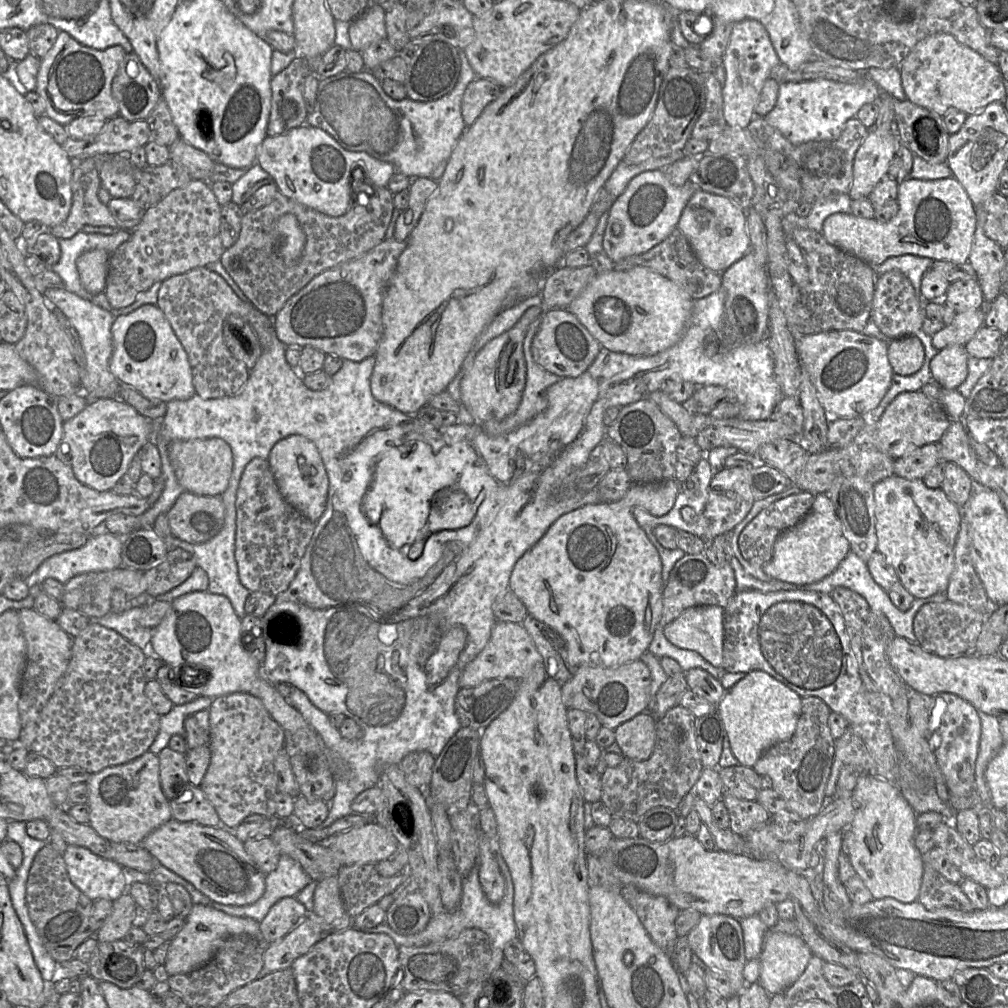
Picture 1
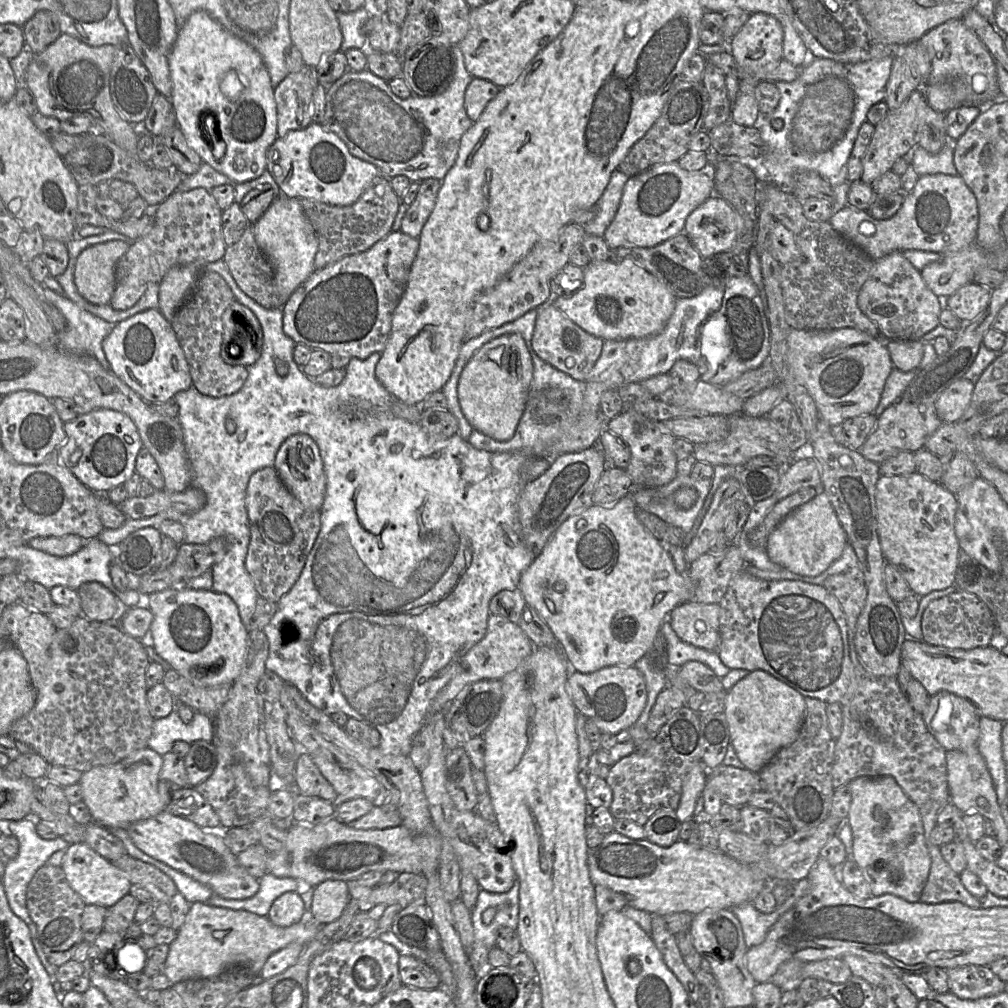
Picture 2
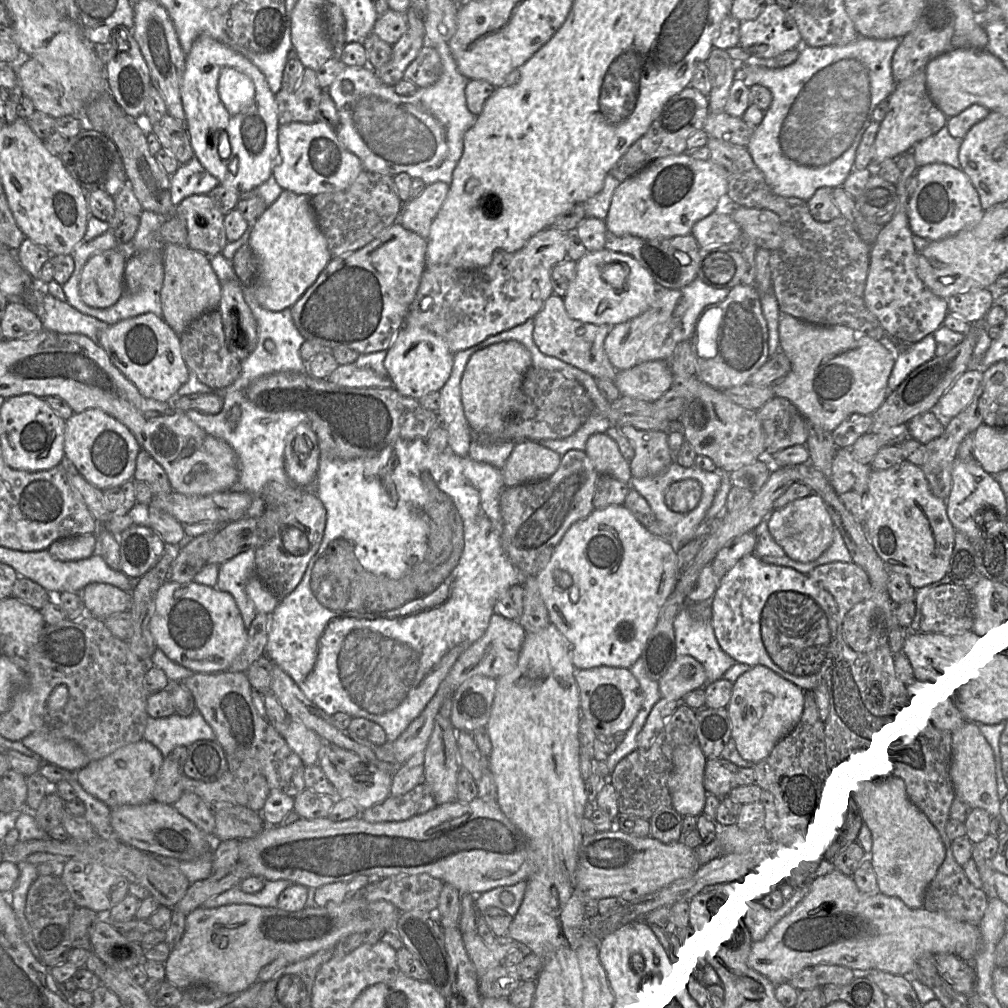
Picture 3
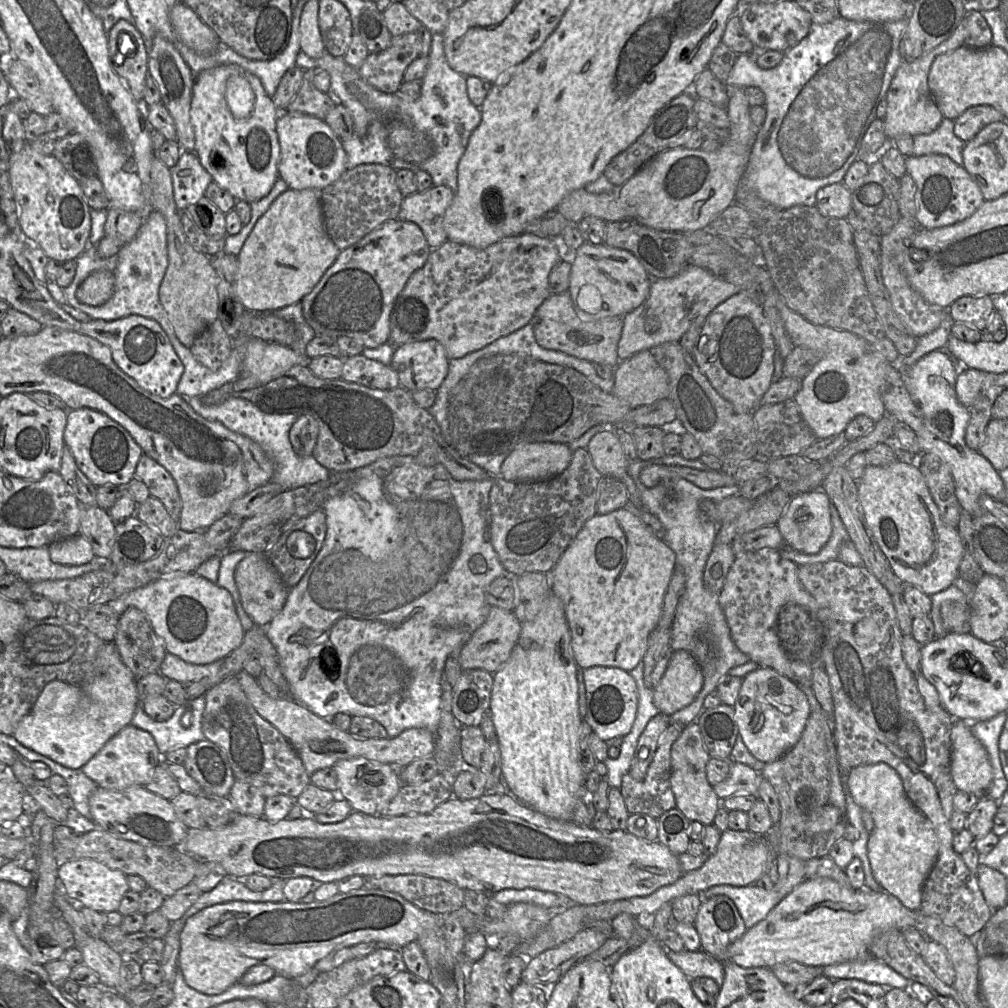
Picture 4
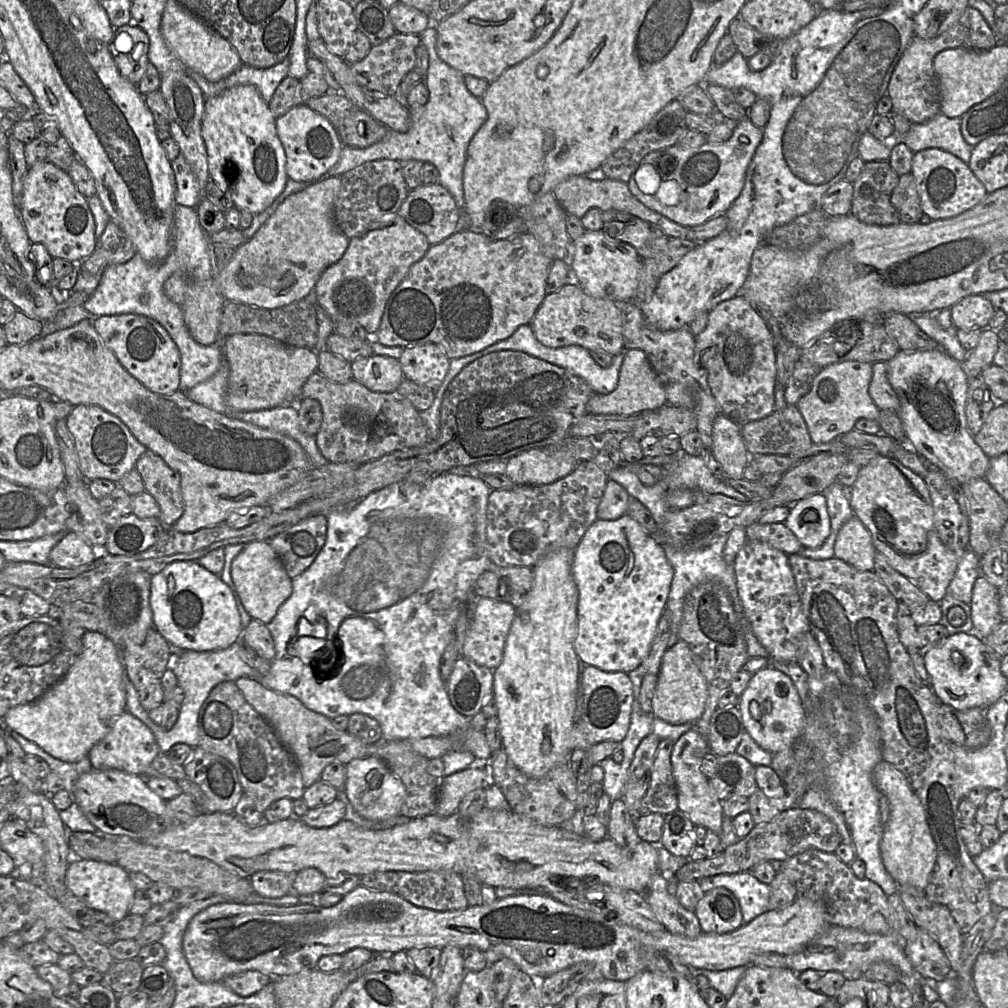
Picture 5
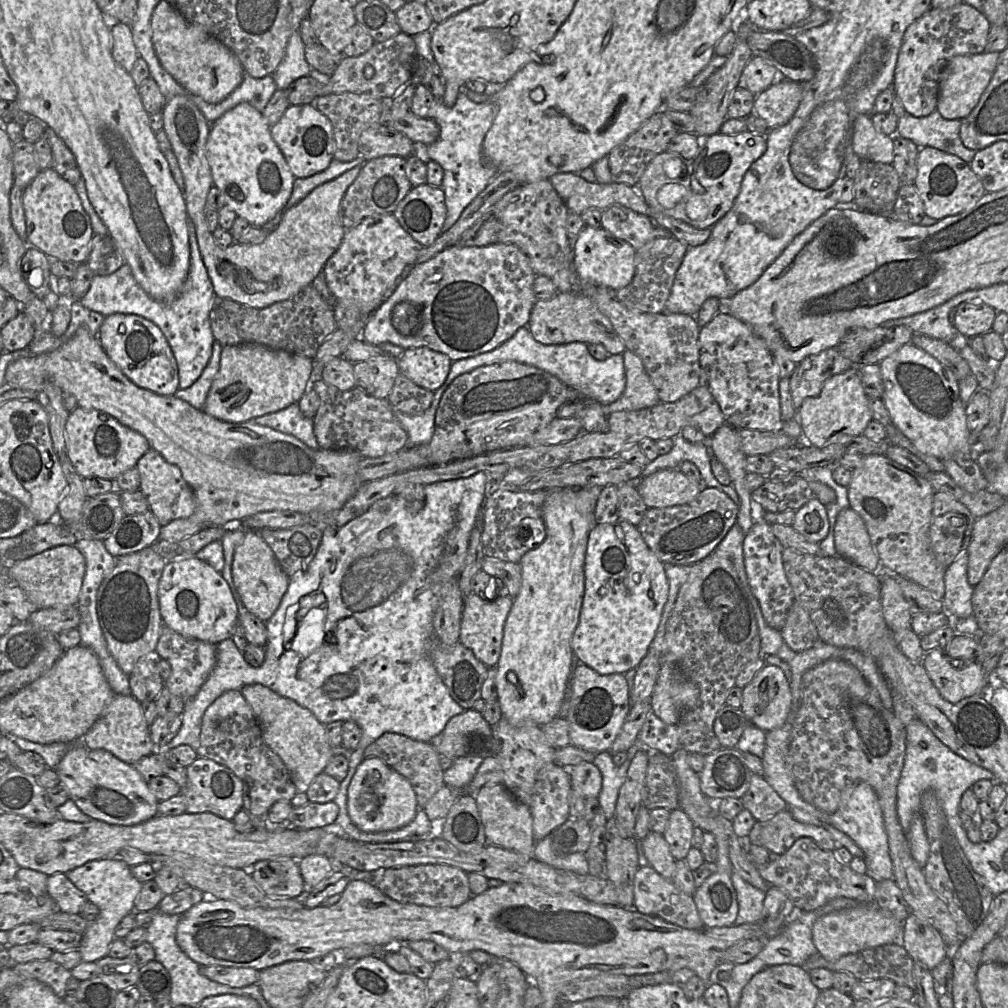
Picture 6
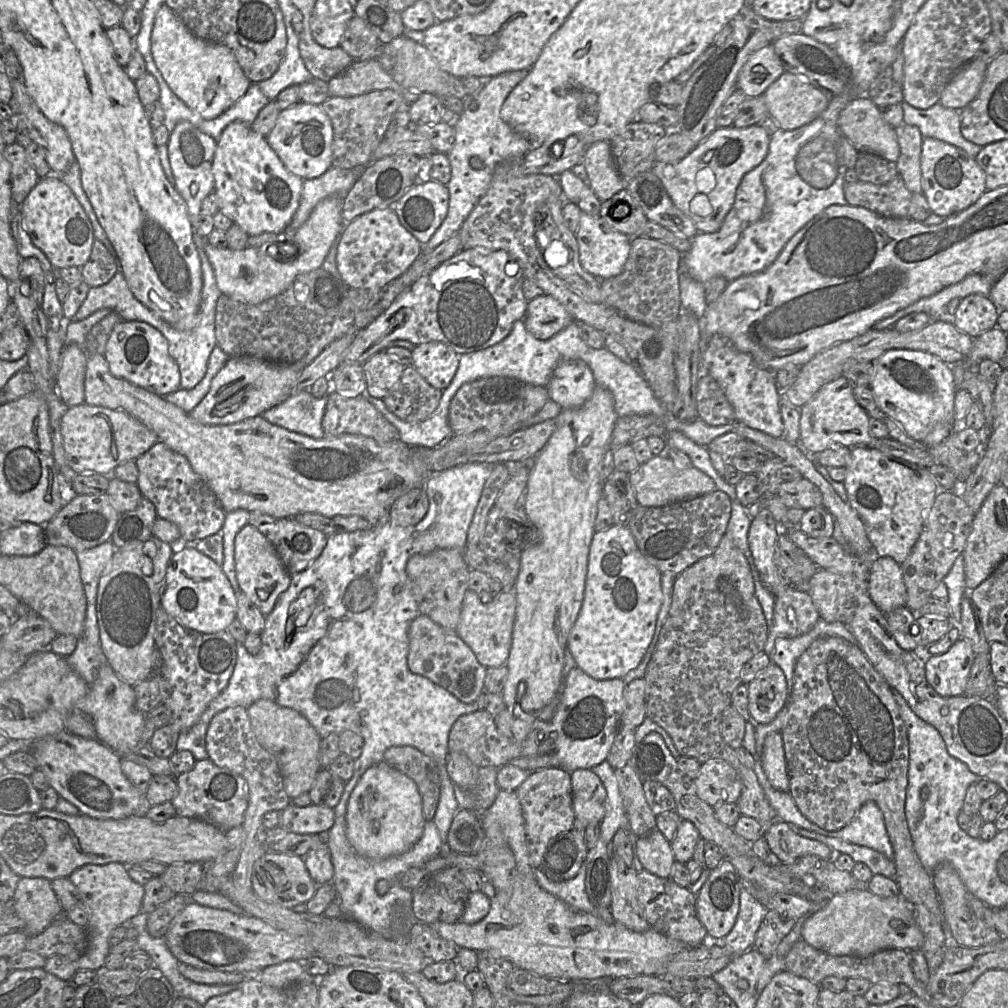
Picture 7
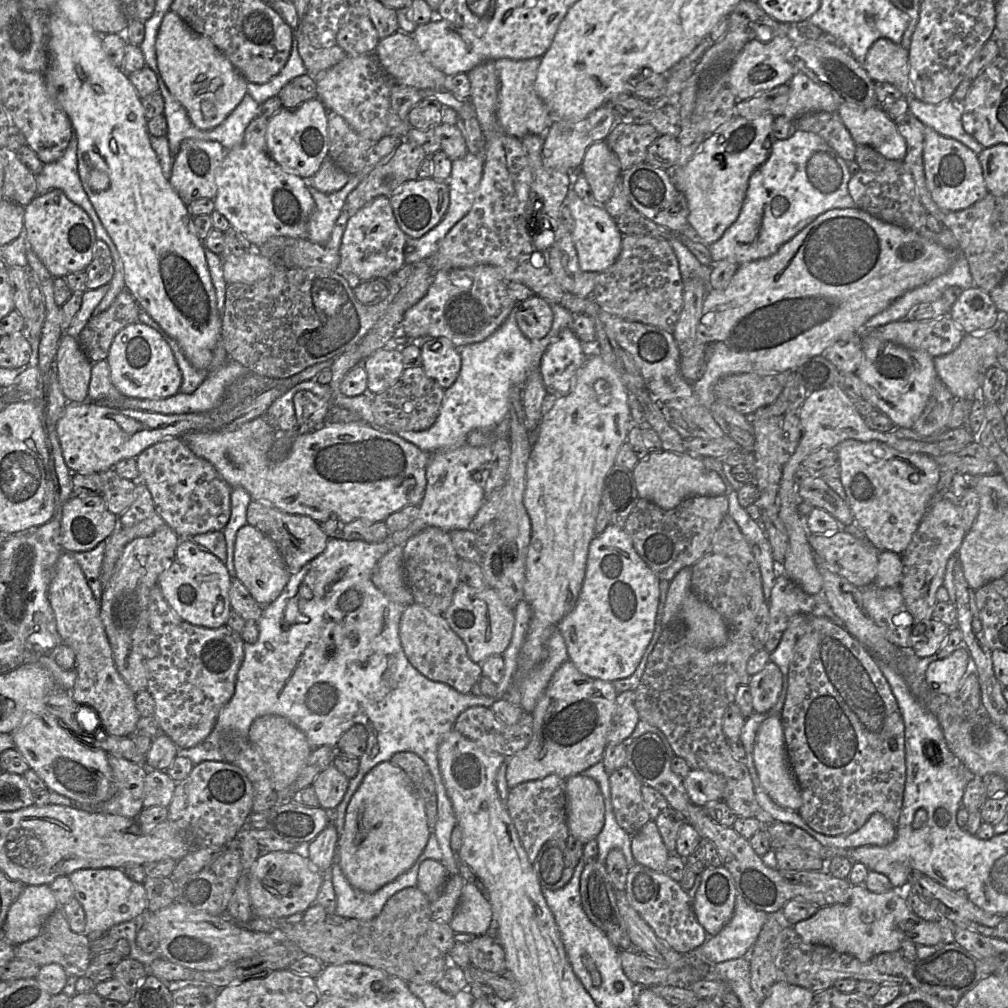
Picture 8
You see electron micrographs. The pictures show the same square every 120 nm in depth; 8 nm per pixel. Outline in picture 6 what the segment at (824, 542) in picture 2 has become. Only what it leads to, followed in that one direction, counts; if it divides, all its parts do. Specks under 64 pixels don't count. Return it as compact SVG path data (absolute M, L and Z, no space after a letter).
M813 498L795 512L791 525L809 542L819 544L829 533L827 508L817 498Z

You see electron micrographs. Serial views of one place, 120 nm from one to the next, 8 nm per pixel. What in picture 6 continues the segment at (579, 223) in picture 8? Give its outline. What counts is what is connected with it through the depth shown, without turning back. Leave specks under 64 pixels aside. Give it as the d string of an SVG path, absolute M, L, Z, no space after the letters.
M586 225L574 241L574 269L585 283L618 290L629 285L635 275L636 249L627 241L615 237L603 227Z

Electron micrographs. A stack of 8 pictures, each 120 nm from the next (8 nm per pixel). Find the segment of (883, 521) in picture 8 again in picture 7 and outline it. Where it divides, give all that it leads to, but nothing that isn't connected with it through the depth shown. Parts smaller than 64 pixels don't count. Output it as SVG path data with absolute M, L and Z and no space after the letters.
M857 446L851 449L850 460L845 467L846 477L843 485L847 492L848 503L862 520L867 537L878 557L890 557L902 564L916 543L925 519L935 499L937 481L927 468L911 462L888 456L868 446Z

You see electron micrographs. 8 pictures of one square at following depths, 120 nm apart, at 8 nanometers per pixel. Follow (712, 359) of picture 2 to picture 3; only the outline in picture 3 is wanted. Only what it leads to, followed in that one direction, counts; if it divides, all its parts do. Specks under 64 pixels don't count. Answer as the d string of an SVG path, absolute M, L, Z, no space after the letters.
M720 307L708 308L701 315L697 322L695 333L690 339L692 343L692 352L695 356L695 349L701 358L711 359L717 353L717 333L722 319L723 311Z

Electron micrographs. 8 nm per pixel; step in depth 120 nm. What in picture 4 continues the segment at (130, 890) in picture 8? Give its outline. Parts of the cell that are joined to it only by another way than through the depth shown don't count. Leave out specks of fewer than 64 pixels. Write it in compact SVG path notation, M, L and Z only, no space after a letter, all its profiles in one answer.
M73 859L58 868L58 878L69 898L80 907L87 907L100 913L117 911L122 898L130 890L127 875L117 869L93 859Z

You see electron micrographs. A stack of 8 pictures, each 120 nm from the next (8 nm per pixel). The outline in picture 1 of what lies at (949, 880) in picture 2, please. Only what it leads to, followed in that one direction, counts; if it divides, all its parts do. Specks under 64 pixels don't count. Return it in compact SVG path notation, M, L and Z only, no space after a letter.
M926 861L918 901L927 909L948 907L964 912L975 910L960 884L948 881Z

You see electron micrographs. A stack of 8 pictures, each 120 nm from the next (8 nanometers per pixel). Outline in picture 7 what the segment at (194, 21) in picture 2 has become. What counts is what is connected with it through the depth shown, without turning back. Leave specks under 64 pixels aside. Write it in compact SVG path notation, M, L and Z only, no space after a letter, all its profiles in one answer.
M234 121L224 128L216 141L211 170L218 211L248 236L281 233L292 220L299 205L303 180L284 167L266 137L254 132L250 125Z

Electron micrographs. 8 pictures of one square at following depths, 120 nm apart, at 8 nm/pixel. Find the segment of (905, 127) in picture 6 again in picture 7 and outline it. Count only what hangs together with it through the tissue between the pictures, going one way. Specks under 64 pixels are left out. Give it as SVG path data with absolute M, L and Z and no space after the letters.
M902 101L903 121L919 128L924 138L935 138L952 144L975 158L981 147L967 141L961 134L960 111L946 108L940 103L927 108L917 109Z

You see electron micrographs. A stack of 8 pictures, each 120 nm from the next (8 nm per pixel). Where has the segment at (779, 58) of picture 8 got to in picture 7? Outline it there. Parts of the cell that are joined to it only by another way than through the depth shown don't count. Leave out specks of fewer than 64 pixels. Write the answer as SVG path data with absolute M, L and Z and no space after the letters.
M769 44L754 52L743 65L738 75L737 87L747 98L758 97L784 72L773 45Z

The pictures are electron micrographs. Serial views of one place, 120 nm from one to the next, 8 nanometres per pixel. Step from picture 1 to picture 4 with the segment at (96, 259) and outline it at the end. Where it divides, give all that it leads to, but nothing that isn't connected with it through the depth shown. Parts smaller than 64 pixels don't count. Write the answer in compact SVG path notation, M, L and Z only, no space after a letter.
M108 270L92 272L78 286L76 298L90 306L100 306L106 303L113 295L115 287L114 273Z

